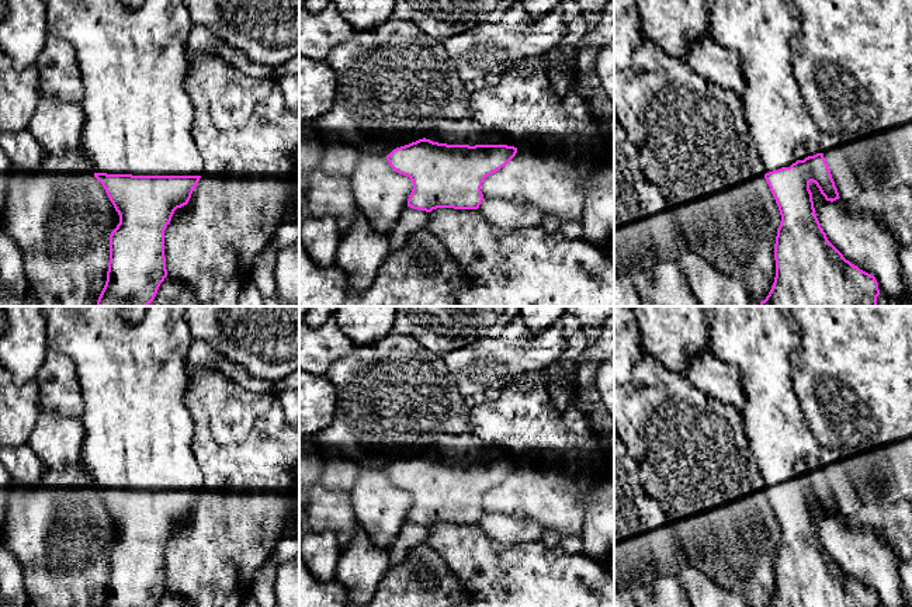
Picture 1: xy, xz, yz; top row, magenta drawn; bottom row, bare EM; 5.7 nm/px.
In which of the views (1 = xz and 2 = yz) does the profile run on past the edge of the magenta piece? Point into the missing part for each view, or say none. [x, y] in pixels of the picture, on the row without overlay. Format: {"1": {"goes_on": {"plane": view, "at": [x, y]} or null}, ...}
{"1": {"goes_on": null}, "2": {"goes_on": null}}

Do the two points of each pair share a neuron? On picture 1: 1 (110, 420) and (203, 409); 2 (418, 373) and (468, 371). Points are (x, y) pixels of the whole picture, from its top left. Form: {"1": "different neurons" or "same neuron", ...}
{"1": "different neurons", "2": "different neurons"}

